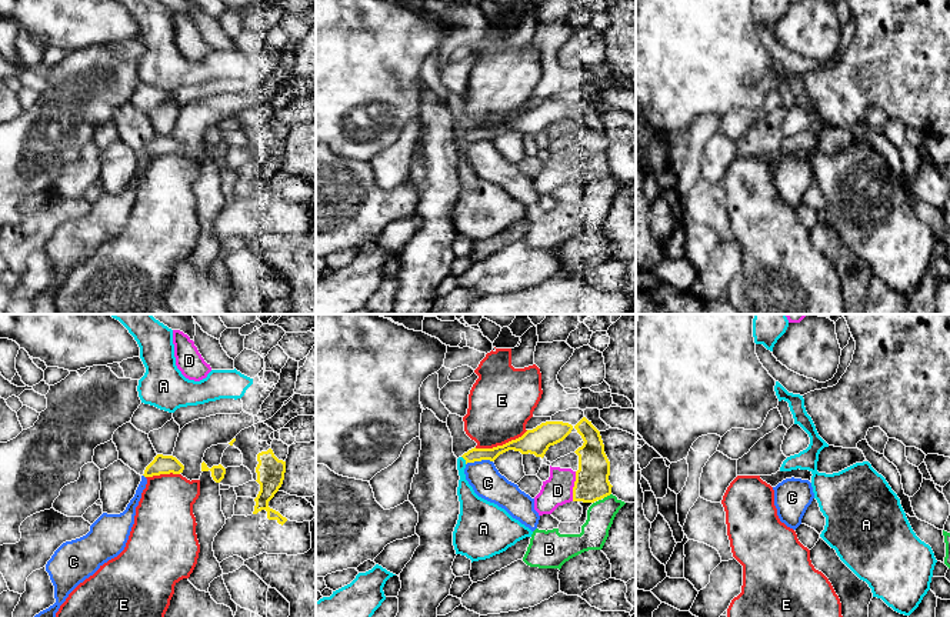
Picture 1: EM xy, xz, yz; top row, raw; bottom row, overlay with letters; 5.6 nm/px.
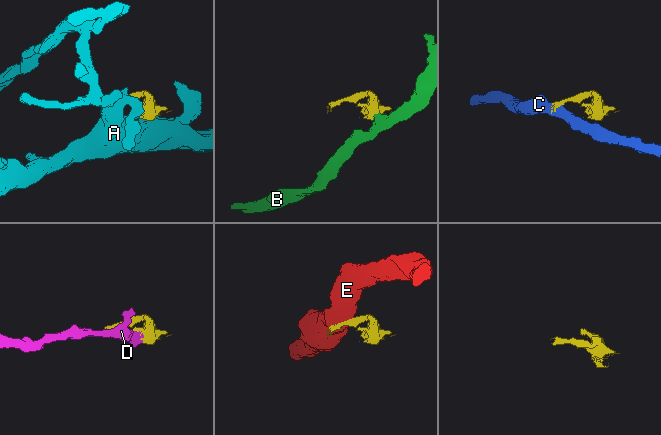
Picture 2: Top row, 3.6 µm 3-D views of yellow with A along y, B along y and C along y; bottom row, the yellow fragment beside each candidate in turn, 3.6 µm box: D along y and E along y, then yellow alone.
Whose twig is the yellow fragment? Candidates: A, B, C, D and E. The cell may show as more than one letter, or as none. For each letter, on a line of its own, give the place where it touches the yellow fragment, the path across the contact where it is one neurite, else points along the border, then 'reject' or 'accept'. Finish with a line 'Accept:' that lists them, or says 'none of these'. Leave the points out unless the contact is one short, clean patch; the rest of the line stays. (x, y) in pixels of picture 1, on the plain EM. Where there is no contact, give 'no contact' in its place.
A: xz (464, 139) | across xz (474, 134), (464, 139), (462, 162), (469, 180) | accept
B: xz (606, 176) | reject
C: xz (479, 140) | along xz (492, 140), (474, 140), (466, 144) | reject
D: xz (574, 166) | reject
E: xz (500, 126) | along xz (527, 110), (502, 124), (474, 127) | reject
Accept: A

